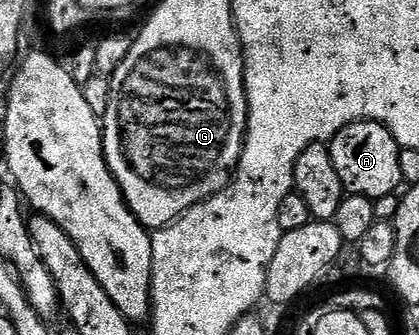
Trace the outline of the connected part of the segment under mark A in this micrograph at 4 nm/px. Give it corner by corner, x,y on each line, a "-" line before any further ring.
365,119
351,123
331,139
330,150
334,169
338,169
338,181
342,181
347,194
361,195
375,201
387,195
396,195
399,187
402,187
402,149
396,144
395,137
380,123

